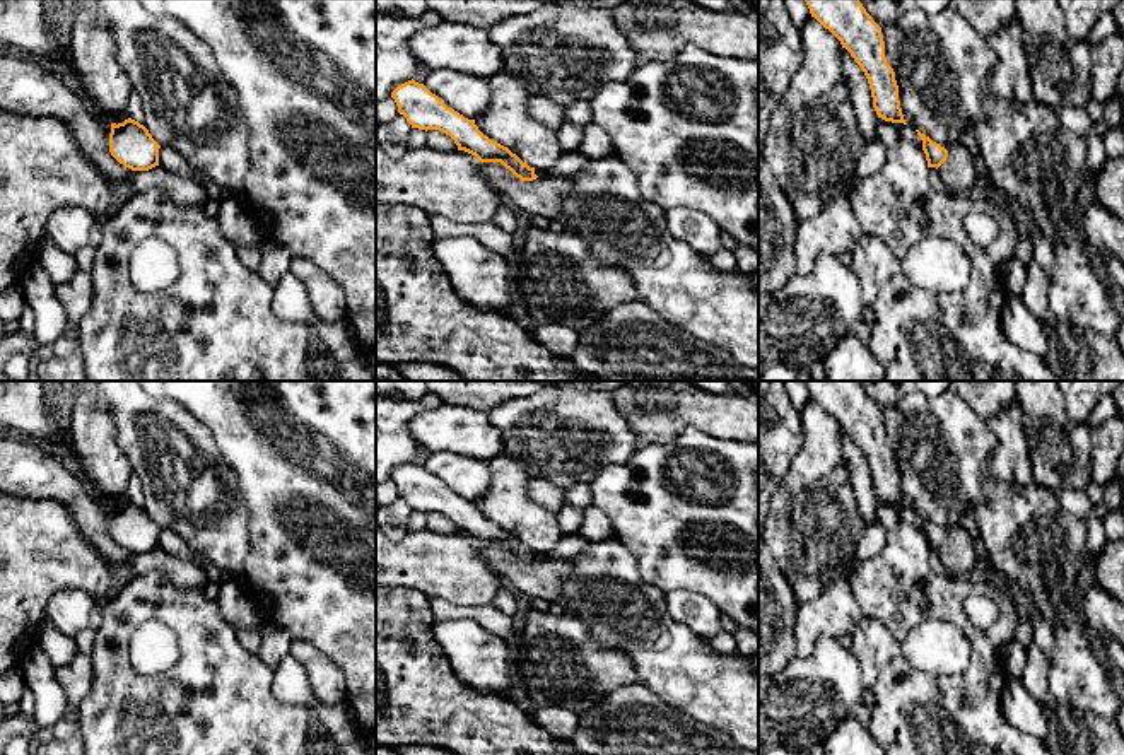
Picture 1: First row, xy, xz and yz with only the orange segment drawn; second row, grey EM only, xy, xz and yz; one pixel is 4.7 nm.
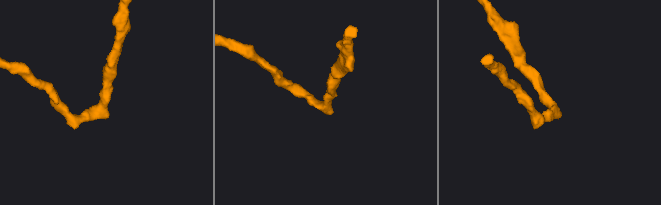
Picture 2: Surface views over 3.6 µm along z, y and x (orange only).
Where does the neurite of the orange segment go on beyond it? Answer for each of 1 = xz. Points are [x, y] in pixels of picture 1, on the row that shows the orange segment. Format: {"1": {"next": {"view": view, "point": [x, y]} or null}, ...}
{"1": {"next": null}}

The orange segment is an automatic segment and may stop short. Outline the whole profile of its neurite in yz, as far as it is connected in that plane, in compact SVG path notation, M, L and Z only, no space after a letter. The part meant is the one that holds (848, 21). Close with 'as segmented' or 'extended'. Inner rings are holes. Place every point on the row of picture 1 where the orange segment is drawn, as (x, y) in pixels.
M805 0L811 17L828 29L864 72L878 118L905 123L893 68L885 58L881 27L859 0Z; as segmented

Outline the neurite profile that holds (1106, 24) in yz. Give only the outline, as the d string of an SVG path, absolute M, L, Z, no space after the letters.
M1107 12L1098 17L1098 20L1095 22L1095 26L1092 27L1092 31L1086 38L1086 43L1090 43L1090 44L1100 43L1117 31L1119 31L1119 27L1115 24L1114 14Z

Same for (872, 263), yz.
M861 232L856 248L851 251L851 270L856 275L861 297L871 306L890 275L899 268L887 246L871 236Z

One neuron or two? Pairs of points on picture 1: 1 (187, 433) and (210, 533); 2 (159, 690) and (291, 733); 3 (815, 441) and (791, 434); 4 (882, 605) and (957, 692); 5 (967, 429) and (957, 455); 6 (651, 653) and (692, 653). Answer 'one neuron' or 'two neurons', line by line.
1: one neuron
2: one neuron
3: two neurons
4: one neuron
5: one neuron
6: one neuron

